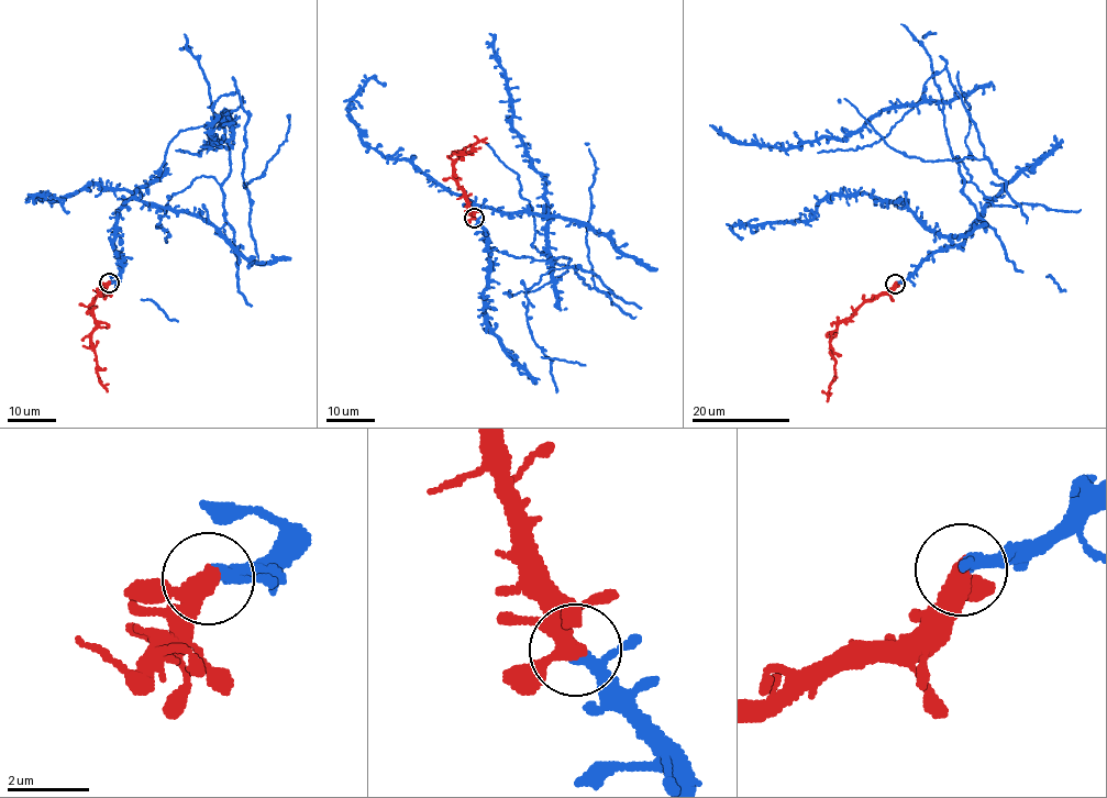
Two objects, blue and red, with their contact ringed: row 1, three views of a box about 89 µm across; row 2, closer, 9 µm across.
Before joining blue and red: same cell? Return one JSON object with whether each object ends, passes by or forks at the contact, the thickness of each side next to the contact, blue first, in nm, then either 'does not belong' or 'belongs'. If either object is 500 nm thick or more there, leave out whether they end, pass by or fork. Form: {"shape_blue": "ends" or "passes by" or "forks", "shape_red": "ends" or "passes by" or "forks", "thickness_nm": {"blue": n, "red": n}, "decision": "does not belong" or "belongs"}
{"shape_blue": "passes by", "shape_red": "passes by", "thickness_nm": {"blue": 240, "red": 380}, "decision": "belongs"}

